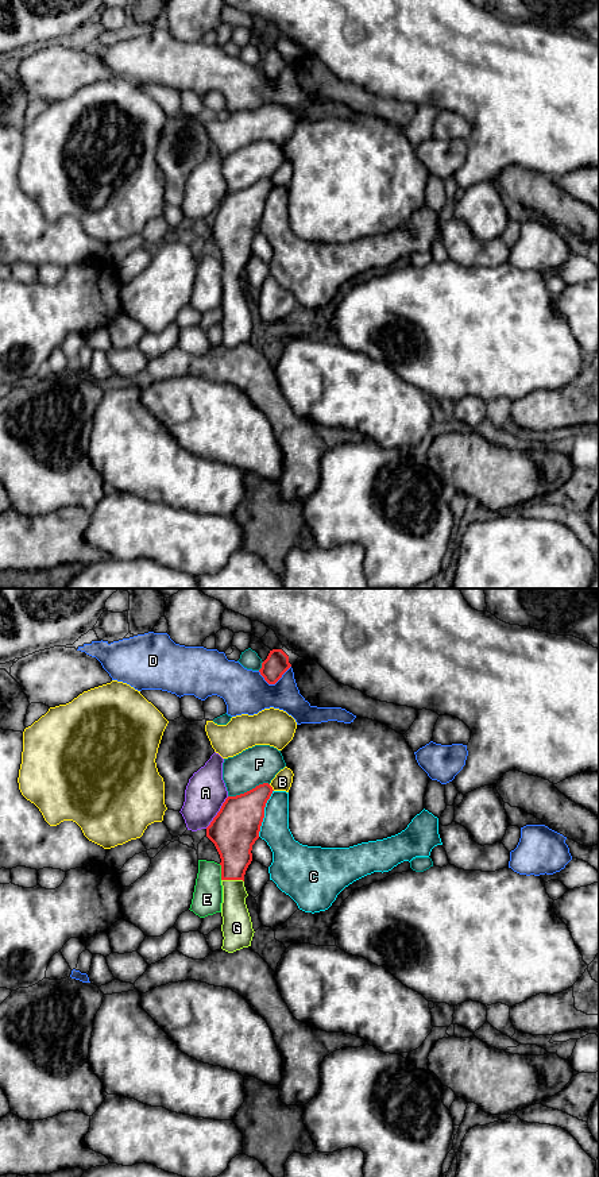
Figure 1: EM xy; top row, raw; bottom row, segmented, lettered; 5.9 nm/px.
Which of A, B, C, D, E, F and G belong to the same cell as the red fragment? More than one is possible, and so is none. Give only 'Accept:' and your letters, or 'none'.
Accept: G

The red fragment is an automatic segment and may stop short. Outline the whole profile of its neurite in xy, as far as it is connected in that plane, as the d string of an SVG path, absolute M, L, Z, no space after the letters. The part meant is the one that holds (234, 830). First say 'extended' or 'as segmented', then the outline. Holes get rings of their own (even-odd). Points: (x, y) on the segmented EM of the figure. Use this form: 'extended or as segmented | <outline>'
extended | M263 783L244 794L228 796L206 827L206 837L221 858L221 949L228 953L251 946L255 933L246 904L244 875L252 861L252 845L259 838L264 807L273 791L268 783Z

